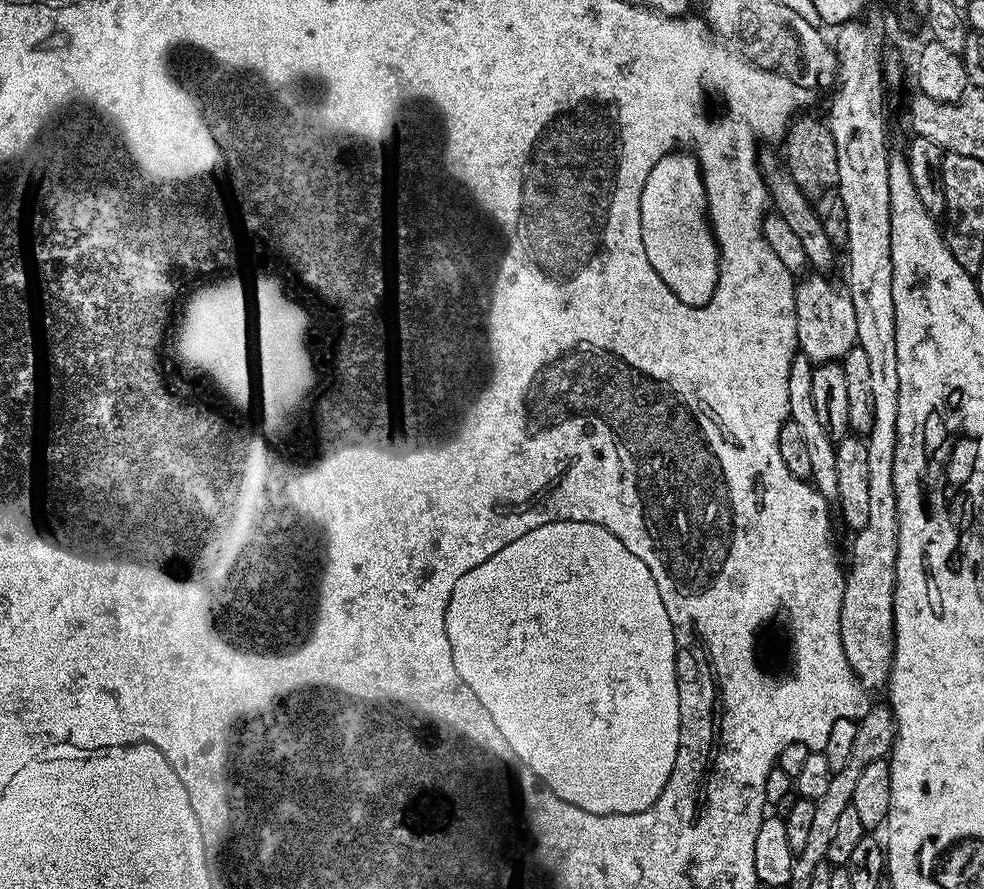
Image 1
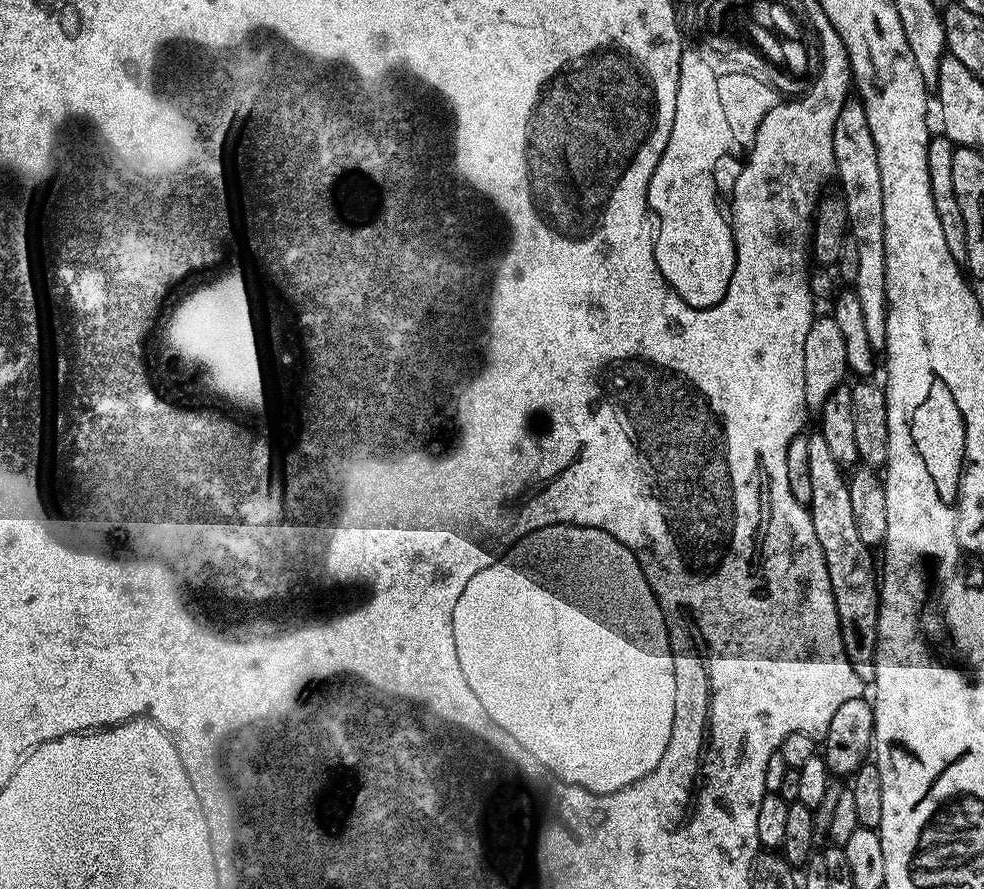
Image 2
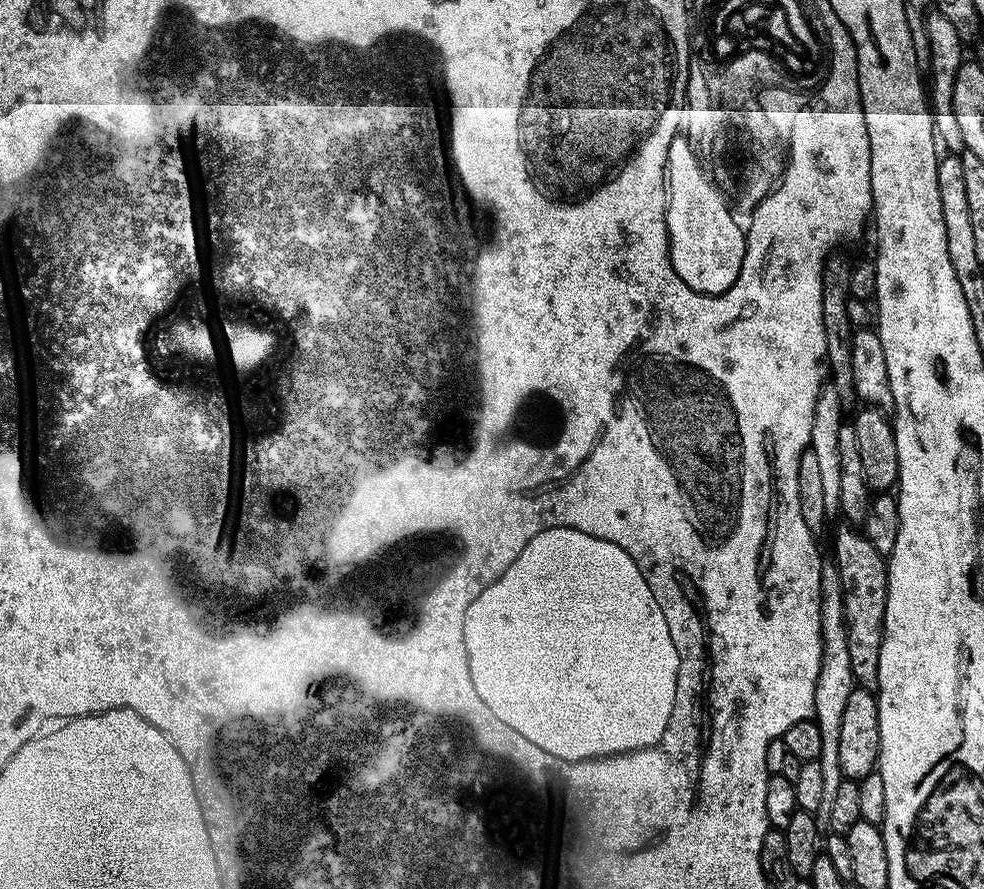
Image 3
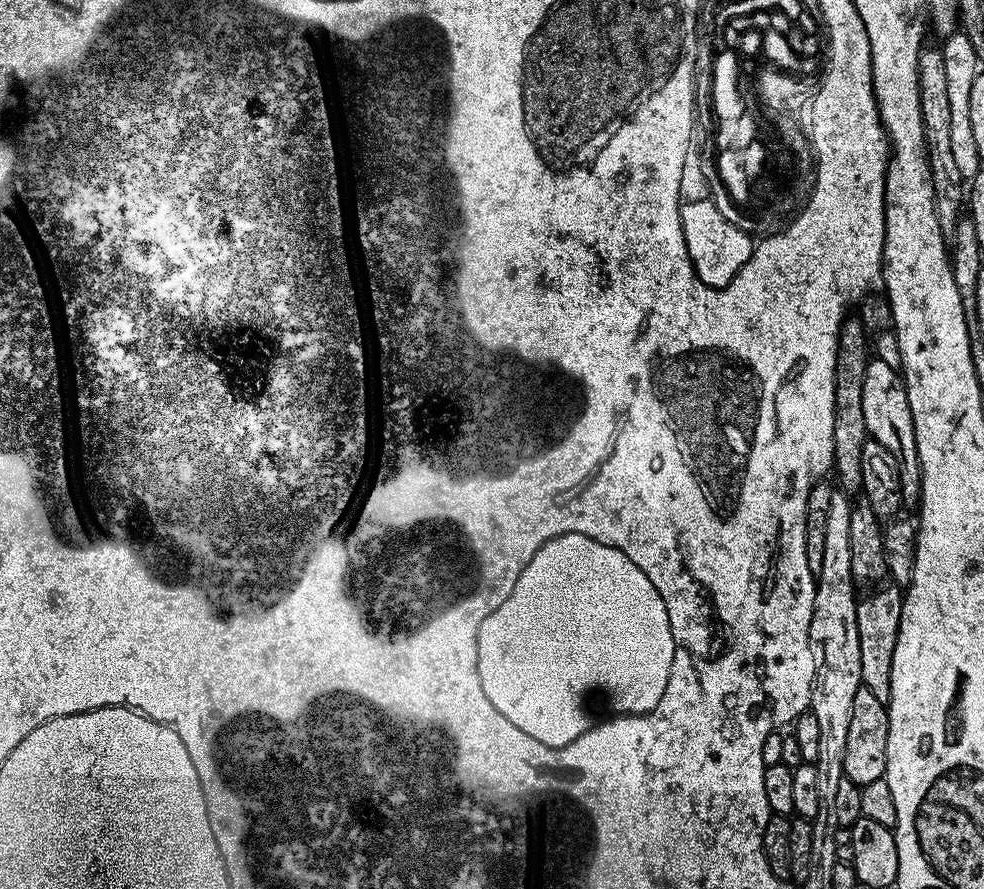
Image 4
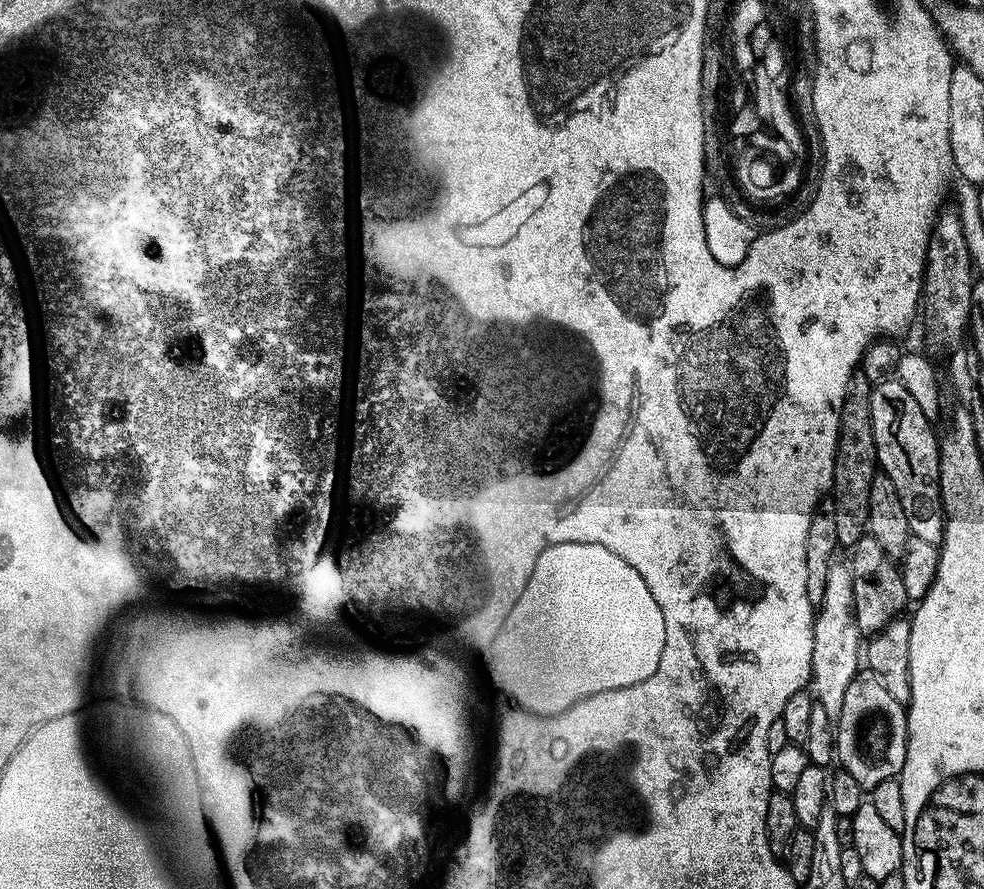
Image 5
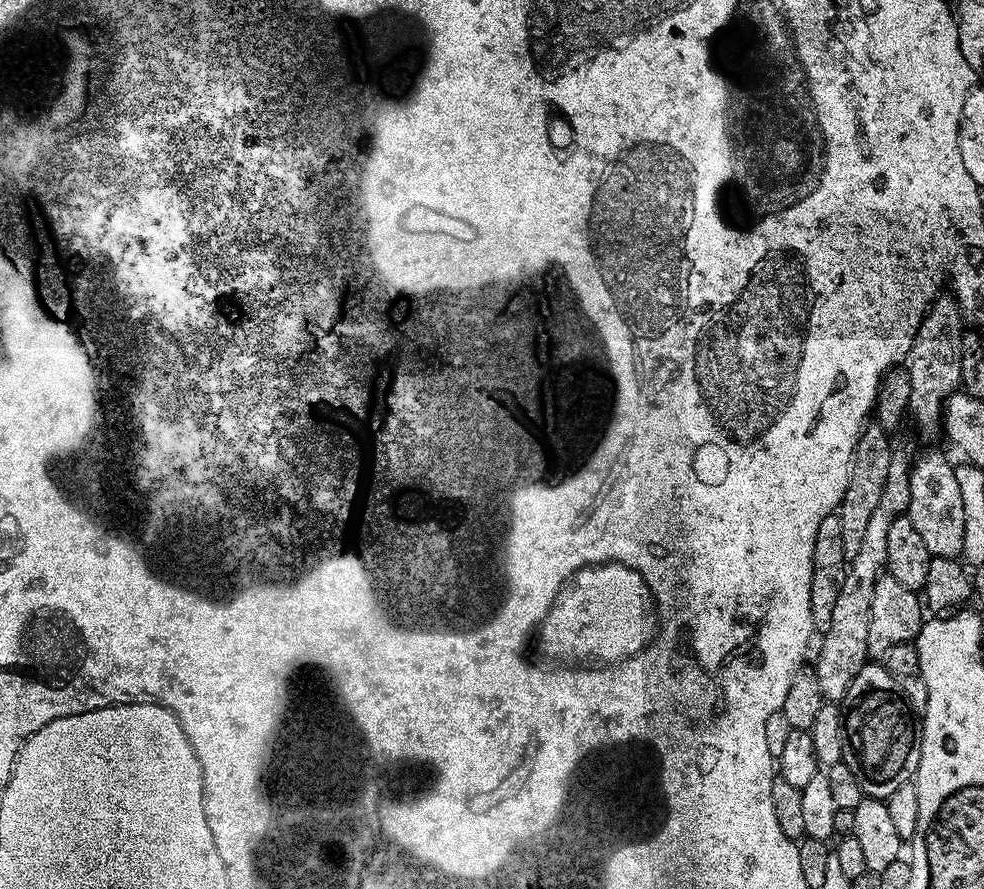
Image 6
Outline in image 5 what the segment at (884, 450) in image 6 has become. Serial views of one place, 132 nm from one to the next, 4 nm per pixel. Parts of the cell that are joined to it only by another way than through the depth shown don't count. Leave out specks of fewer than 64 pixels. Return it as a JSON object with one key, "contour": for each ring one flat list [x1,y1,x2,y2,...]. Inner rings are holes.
{"contour":[[853,375,840,411,840,443,836,454,836,473,832,476,834,499,834,526,838,529,837,545,841,549,855,549,856,543,866,534,868,507,870,506,870,482,878,475,874,430,870,418,870,398,874,385,863,376]]}

